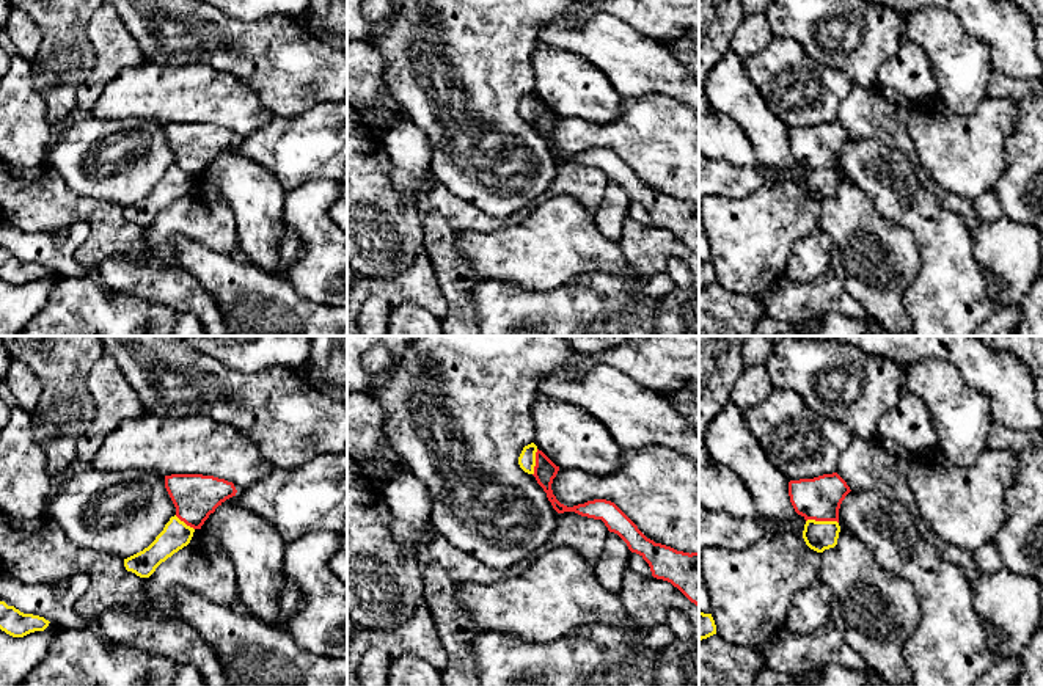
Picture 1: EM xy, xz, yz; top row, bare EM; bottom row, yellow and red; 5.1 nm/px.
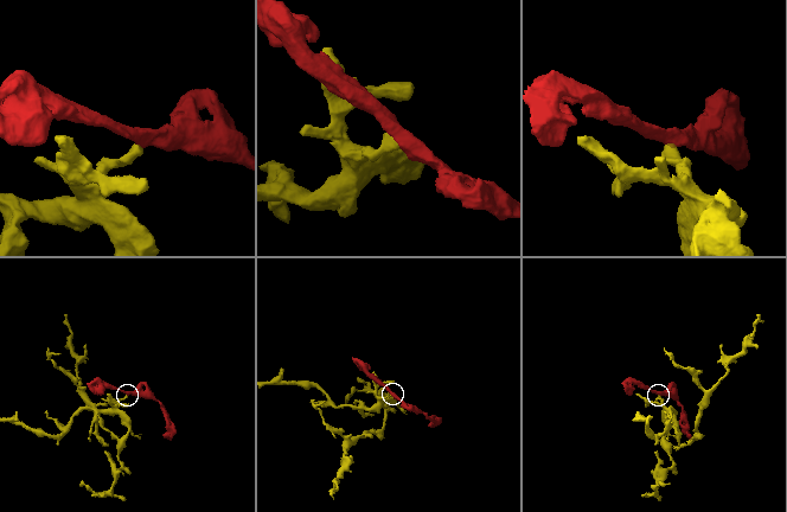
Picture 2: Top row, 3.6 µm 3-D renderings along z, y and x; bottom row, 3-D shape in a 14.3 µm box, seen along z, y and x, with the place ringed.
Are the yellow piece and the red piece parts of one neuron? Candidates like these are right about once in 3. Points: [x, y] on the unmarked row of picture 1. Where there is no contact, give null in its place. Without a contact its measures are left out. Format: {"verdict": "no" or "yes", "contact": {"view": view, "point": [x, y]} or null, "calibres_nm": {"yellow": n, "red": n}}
{"verdict": "no", "contact": {"view": "yz", "point": [822, 170]}, "calibres_nm": {"yellow": 160, "red": 220}}

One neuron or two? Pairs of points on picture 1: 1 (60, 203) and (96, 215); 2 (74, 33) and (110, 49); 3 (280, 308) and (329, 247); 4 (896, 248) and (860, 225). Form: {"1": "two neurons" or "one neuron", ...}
{"1": "one neuron", "2": "two neurons", "3": "two neurons", "4": "one neuron"}

